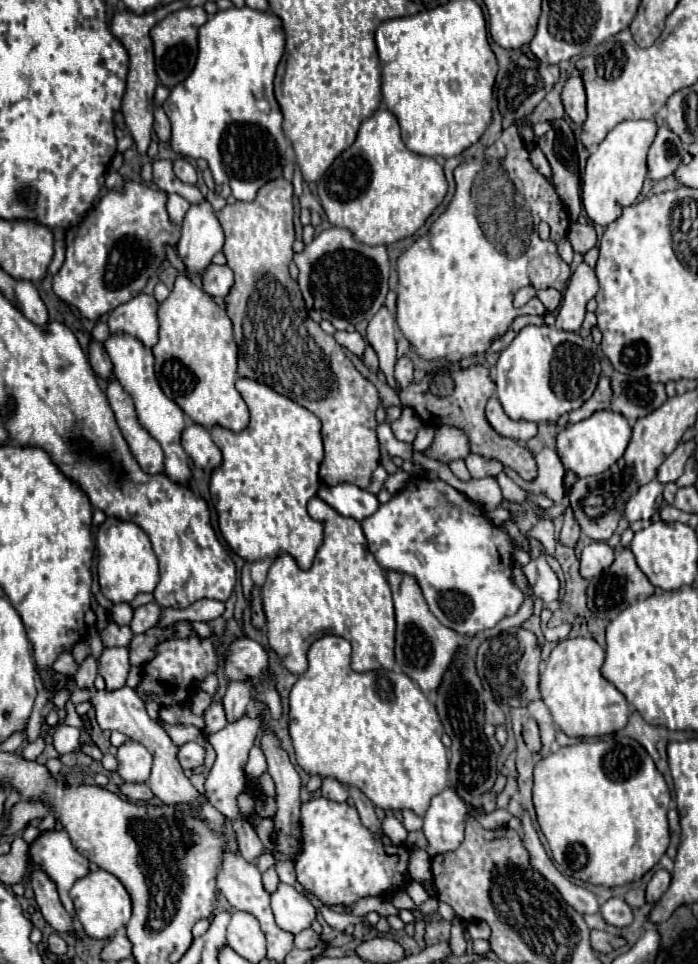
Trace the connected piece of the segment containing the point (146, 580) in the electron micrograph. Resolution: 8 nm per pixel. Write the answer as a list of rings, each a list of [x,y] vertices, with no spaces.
[[[106,518],[96,534],[98,548],[98,582],[110,602],[132,602],[140,592],[154,592],[158,584],[158,560],[144,530],[134,522]]]

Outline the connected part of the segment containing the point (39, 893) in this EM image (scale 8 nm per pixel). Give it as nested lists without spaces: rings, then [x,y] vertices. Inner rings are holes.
[[[32,866],[32,872],[30,872],[30,888],[34,890],[34,900],[40,906],[44,920],[58,932],[74,934],[74,920],[64,910],[54,882],[48,878],[48,874],[44,874],[36,866]]]

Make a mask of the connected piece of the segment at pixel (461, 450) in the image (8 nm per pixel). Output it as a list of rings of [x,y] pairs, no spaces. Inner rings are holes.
[[[440,426],[424,456],[448,464],[452,460],[462,460],[468,454],[470,454],[470,448],[468,448],[466,434],[452,426]]]

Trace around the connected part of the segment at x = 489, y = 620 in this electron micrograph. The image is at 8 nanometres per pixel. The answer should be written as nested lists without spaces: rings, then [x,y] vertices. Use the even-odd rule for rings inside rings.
[[[422,476],[410,478],[410,482],[392,496],[390,502],[362,520],[362,530],[368,540],[368,550],[384,570],[410,574],[418,580],[430,612],[448,628],[464,636],[474,636],[480,630],[494,628],[502,618],[514,616],[524,594],[512,580],[514,552],[530,552],[528,538],[518,528],[516,520],[510,518],[502,526],[494,526],[486,520],[484,512],[468,500],[466,494],[452,488],[444,480],[428,480]]]

